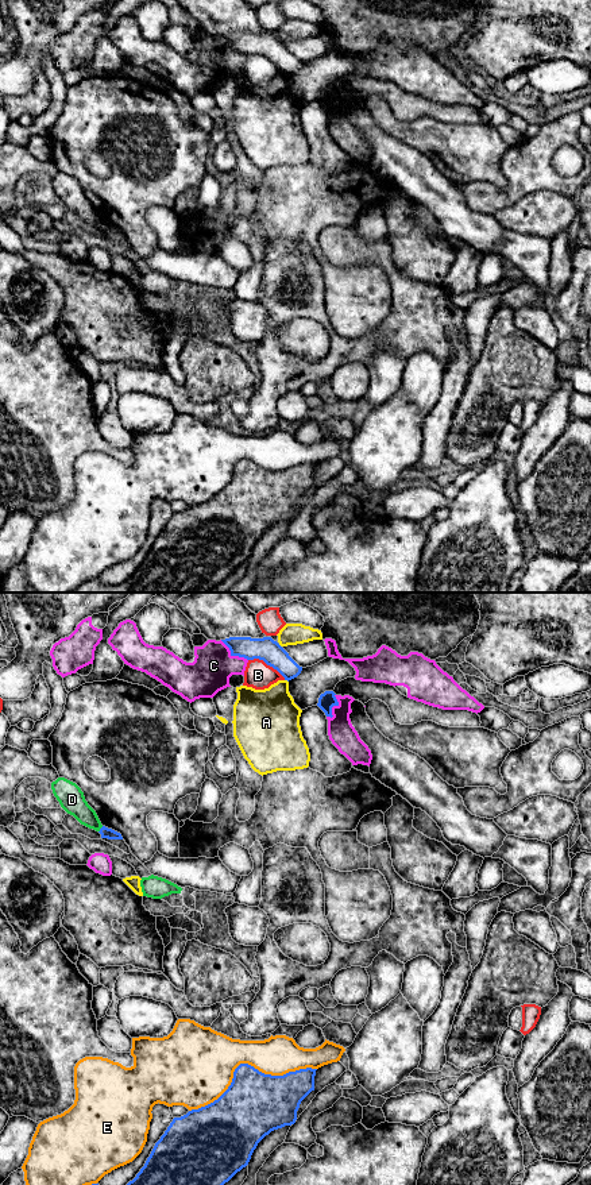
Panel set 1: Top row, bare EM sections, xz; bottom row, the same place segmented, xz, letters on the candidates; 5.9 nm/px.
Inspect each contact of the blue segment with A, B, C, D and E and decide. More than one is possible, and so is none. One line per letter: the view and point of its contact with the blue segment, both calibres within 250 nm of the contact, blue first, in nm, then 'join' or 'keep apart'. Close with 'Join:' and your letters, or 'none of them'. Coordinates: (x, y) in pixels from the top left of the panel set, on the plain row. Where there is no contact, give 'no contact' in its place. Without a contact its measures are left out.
A: meets blue in xz at (286, 74); 140 nm thick on the blue side, 340 nm on the other; keep apart
B: meets blue in xz at (267, 60); 140 nm thick on the blue side, 160 nm on the other; keep apart
C: meets blue in xz at (232, 50); 140 nm thick on the blue side, 240 nm on the other; keep apart
D: meets blue in xz at (100, 224); 60 nm thick on the blue side, 150 nm on the other; keep apart
E: meets blue in xz at (247, 459); 380 nm thick on the blue side, 360 nm on the other; keep apart
Join: none of them

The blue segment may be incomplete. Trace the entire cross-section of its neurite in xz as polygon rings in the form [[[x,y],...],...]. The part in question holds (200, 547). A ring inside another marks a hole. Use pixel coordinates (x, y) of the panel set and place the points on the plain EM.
[[[240,459],[231,480],[217,495],[173,514],[144,561],[125,582],[103,584],[92,579],[72,592],[209,592],[248,560],[266,530],[296,518],[301,497],[314,486],[316,466],[306,463],[271,471]]]

